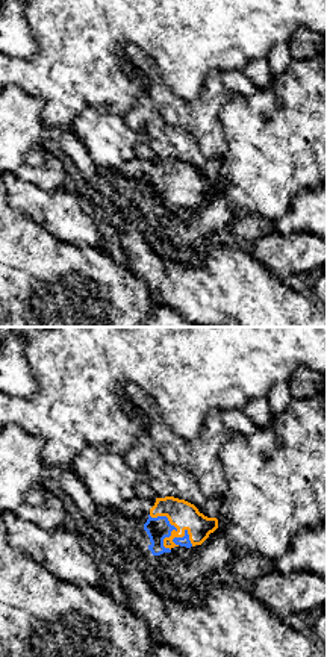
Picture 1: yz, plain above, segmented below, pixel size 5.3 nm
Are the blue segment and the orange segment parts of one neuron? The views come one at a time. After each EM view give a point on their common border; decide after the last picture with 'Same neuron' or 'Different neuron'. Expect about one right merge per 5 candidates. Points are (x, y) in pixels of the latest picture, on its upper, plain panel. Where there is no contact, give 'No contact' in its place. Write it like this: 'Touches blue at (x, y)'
Touches blue at (174, 188)

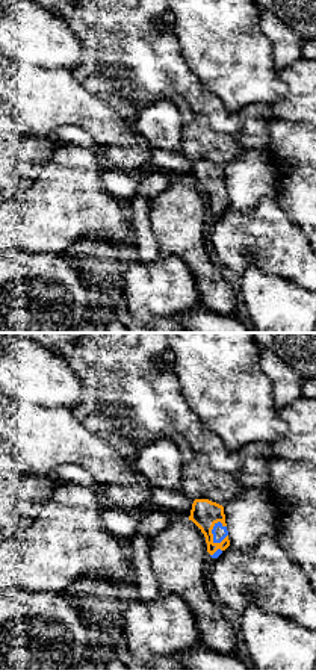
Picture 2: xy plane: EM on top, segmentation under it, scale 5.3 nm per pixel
Touches blue at (212, 194)

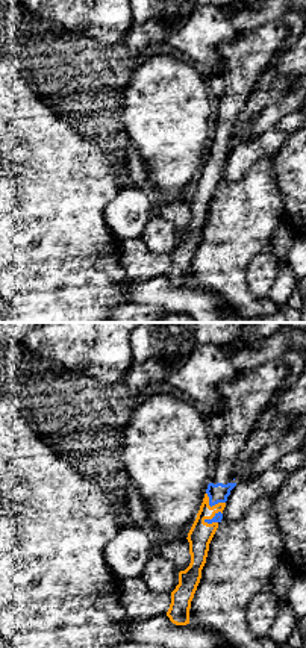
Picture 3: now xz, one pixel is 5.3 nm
Touches blue at (211, 167)

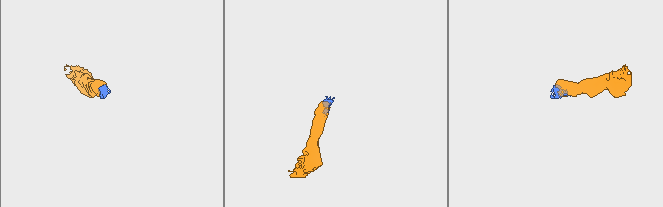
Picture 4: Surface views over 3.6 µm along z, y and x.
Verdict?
Same neuron

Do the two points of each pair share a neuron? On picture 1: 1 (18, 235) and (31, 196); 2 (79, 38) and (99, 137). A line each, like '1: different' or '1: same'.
1: different
2: different

